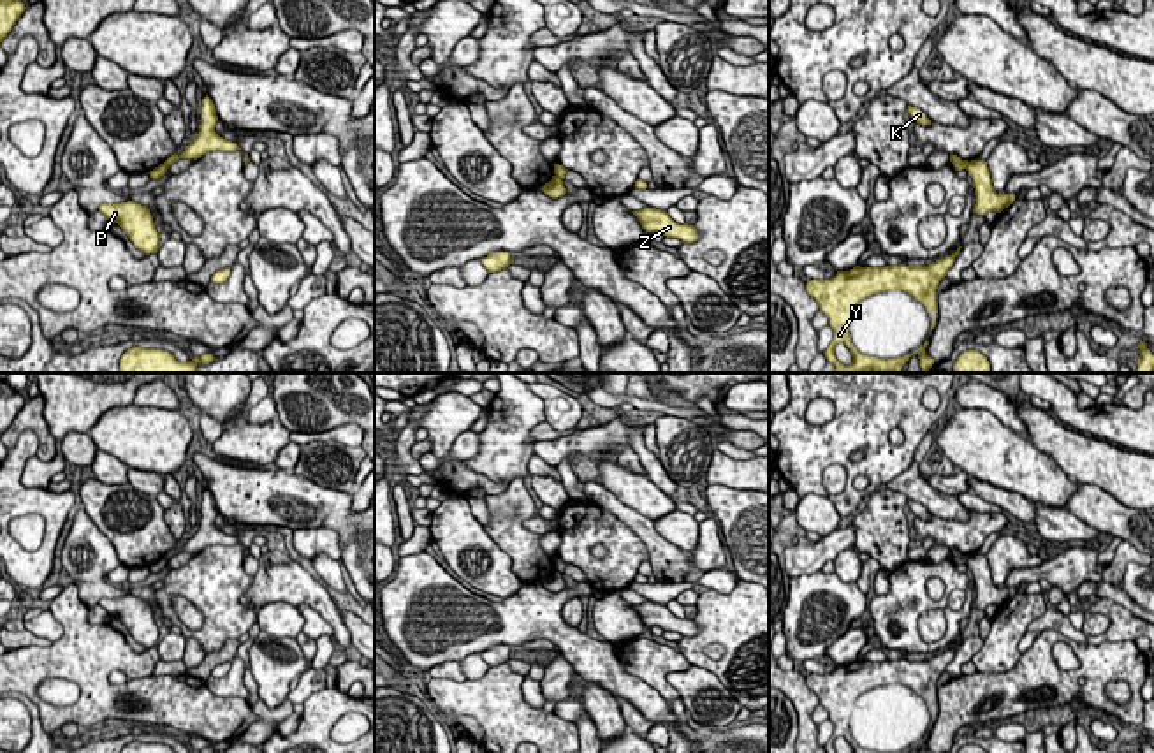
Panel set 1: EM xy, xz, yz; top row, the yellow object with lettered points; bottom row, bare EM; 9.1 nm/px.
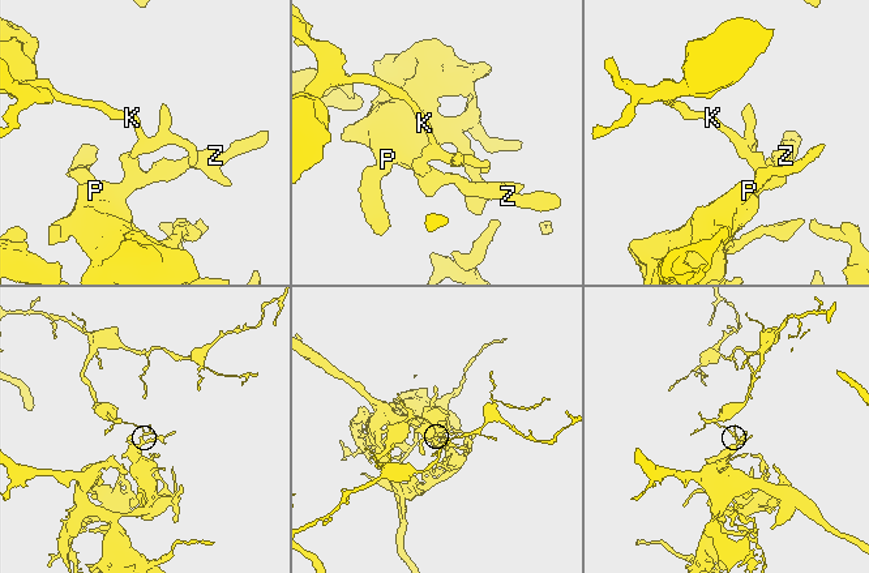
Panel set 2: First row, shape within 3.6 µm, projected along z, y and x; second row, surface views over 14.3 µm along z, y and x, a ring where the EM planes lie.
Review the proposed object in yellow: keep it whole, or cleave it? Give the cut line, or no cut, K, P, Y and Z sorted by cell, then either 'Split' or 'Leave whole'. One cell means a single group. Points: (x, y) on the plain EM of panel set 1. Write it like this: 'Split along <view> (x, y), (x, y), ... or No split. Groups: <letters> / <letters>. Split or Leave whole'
Split along yz (970, 556), (964, 562). Groups: K / P Y Z. Split

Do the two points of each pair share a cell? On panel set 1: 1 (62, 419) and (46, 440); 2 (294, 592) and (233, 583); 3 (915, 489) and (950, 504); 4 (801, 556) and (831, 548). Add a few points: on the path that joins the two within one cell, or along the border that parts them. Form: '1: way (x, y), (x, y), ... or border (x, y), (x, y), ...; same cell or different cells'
1: border (41, 393), (44, 419), (57, 444); different cells
2: border (255, 577), (241, 602), (250, 604), (257, 611); different cells
3: way (924, 495), (942, 504); same cell
4: way (808, 556), (824, 551); same cell

